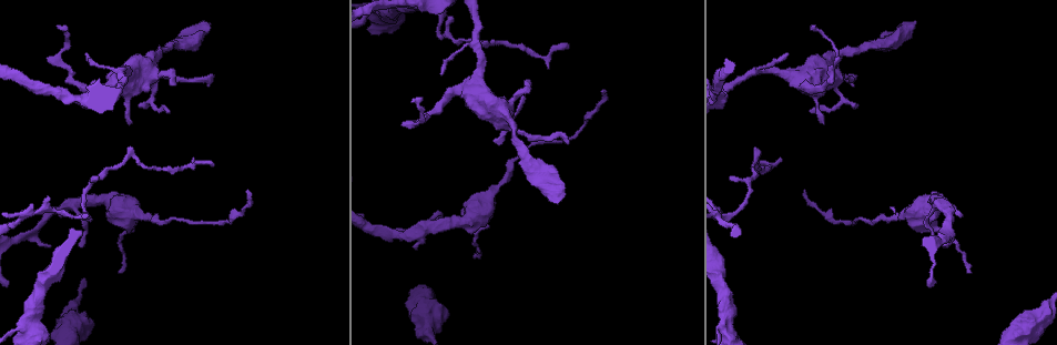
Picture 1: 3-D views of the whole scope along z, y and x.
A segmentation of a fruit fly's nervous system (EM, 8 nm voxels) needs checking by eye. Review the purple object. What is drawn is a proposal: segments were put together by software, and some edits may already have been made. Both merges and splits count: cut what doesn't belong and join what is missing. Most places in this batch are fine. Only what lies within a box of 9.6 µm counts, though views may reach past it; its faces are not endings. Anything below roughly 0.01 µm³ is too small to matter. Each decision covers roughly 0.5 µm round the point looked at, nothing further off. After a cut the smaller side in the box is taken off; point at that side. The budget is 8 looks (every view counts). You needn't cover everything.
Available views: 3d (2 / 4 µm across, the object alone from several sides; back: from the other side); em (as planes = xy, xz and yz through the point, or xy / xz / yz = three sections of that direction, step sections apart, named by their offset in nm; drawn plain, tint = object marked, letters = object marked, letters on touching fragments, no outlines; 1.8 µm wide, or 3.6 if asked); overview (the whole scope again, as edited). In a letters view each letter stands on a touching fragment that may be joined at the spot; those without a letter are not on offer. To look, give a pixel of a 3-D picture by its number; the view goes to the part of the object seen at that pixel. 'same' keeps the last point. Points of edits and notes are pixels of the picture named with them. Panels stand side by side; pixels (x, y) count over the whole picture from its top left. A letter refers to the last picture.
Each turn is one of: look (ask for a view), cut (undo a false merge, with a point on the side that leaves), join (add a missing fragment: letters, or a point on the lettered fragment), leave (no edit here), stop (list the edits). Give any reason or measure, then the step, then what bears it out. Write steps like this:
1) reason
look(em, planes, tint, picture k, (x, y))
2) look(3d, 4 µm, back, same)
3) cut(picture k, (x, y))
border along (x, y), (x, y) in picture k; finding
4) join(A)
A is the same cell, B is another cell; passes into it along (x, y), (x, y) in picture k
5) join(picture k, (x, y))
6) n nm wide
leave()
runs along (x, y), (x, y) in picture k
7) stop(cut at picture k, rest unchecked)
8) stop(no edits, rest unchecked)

tapers out
look(em, xz, step 4, letters, picture 1, (603, 89))

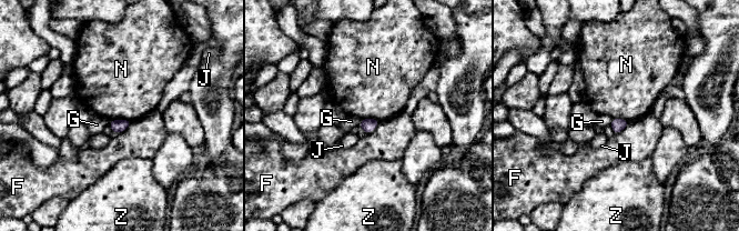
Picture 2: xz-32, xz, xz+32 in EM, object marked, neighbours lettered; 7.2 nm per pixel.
100 nm wide
leave()
F, G, J, N and Z are other cells; border along (111, 119), (129, 119), (132, 121) in picture 2; no lettered fragment goes on from it

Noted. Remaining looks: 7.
look(3d, 4 µm, picture 1, (433, 225))

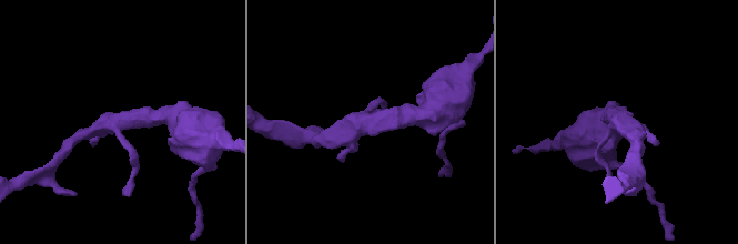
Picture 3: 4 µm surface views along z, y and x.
need the tissue
look(em, xy, step 4, tint, picture 3, (120, 118))

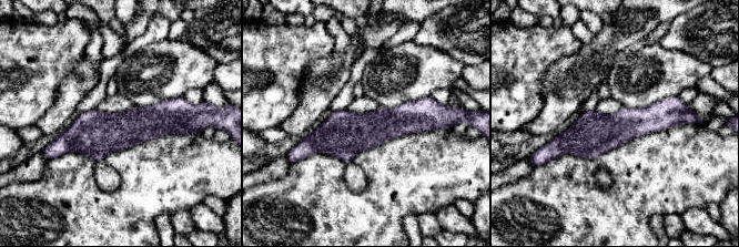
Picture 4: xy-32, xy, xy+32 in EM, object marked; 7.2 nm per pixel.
look(em, planes, letters, same)

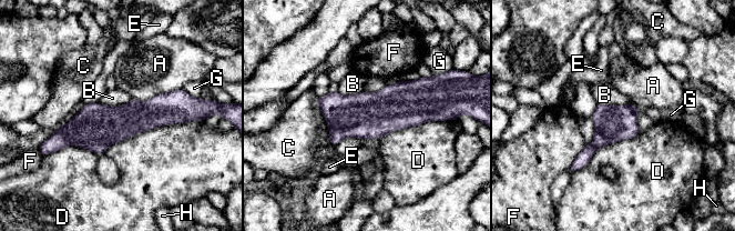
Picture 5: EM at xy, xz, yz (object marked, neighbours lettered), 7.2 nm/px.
leave()
A, B, C, D, E, F, G and H are other cells; border along (596, 103), (634, 104), (639, 111) in picture 5; all the same neuron

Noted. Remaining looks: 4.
thin end
look(3d, 4 µm, back, picture 1, (476, 255))

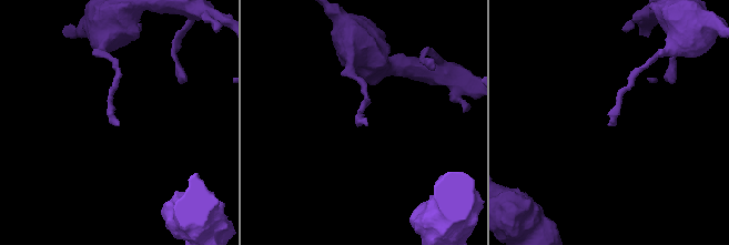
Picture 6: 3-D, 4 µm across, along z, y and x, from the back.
look(em, yz, step 8, tint, picture 6, (367, 123))

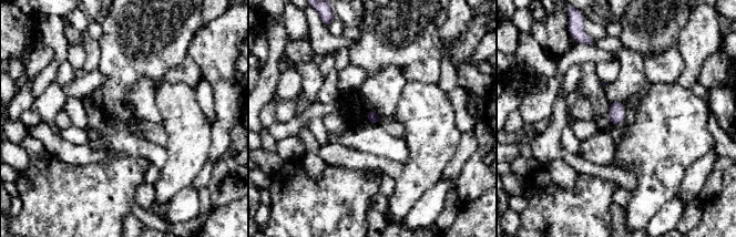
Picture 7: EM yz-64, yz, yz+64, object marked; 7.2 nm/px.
look(em, yz, step 8, letters, same)

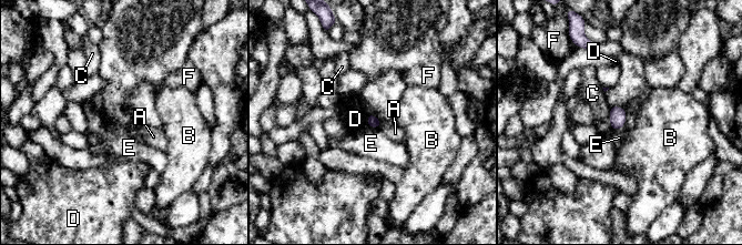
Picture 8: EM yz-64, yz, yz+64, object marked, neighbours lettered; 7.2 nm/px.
80 nm wide
leave()
A, B, C, D, E and F are other cells; border along (367, 114), (367, 124), (369, 126) in picture 8; no lettered fragment goes on from it

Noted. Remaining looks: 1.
long arm stops here
look(em, planes, letters, picture 1, (915, 22))

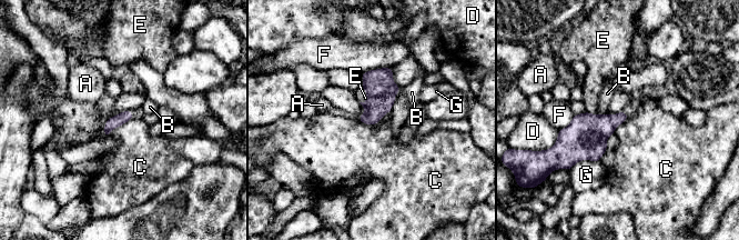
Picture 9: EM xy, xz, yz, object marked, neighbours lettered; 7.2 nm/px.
F touches over 220 nm
leave()
A, B, C, D, E, F and G are other cells; none of them fits

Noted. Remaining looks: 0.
stop(no edits, rest unchecked)

